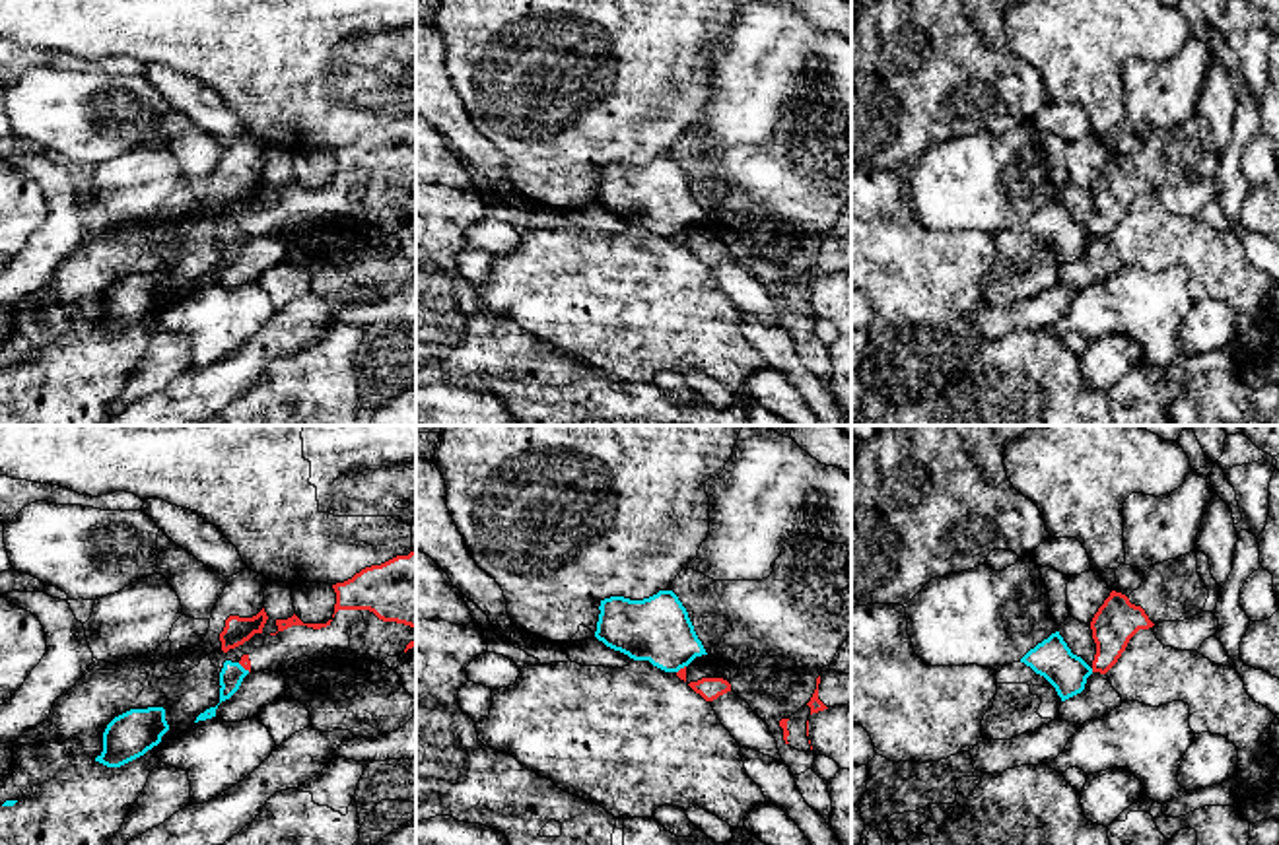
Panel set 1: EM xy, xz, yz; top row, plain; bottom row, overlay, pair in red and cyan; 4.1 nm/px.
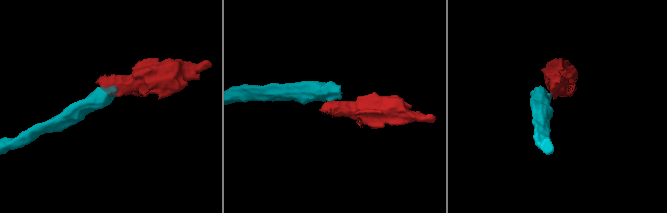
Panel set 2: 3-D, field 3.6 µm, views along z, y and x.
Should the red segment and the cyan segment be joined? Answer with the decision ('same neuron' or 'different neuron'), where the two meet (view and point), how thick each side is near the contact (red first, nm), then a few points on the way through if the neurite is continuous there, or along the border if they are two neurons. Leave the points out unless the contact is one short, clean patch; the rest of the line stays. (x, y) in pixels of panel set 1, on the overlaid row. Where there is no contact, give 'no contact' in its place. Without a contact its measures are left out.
different neuron; meets red in xy at (243, 667); 50 nm thick on the red side, 100 nm on the other; border along xy (238, 663), (249, 671)

